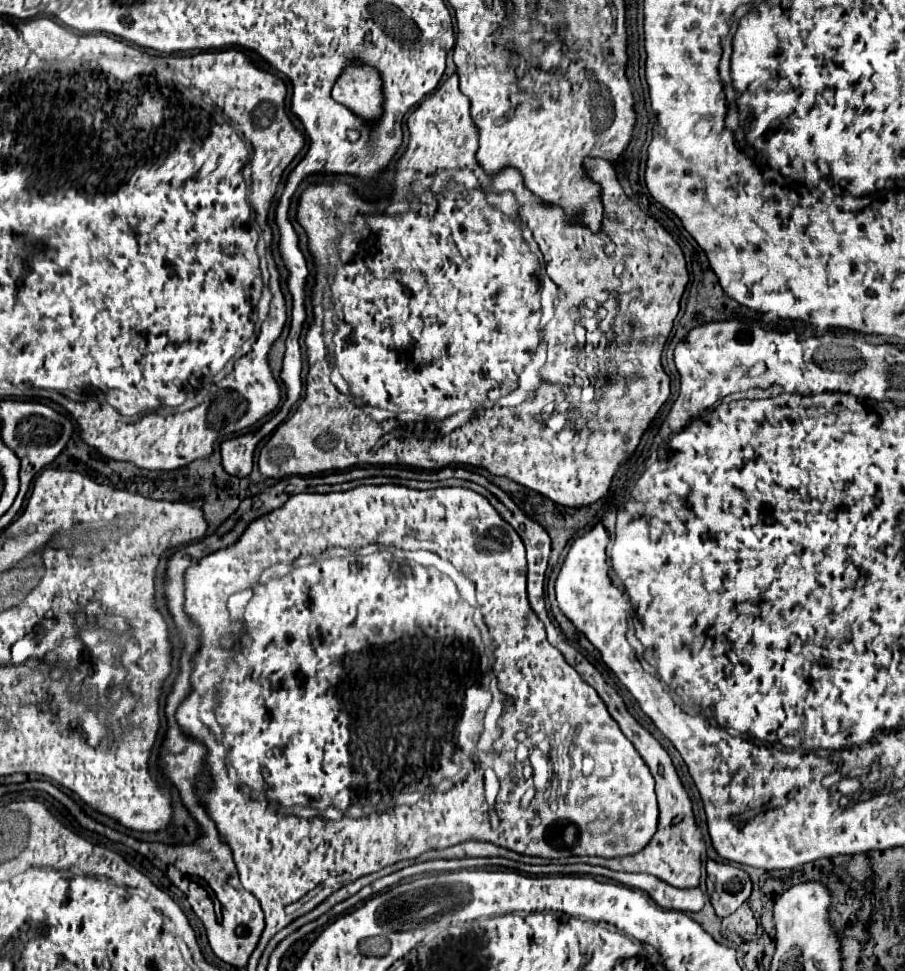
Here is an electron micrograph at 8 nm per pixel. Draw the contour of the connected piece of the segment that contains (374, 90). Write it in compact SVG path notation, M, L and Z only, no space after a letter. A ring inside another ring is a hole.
M349 67L333 87L333 99L341 105L347 105L353 113L365 119L377 119L381 113L381 79L379 73L371 67Z

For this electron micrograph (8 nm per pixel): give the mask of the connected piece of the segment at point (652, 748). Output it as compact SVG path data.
M633 717L625 719L623 723L619 721L621 731L625 733L625 737L635 745L635 749L639 751L639 755L643 757L643 761L647 763L647 767L651 769L651 775L655 777L655 793L657 793L657 801L659 801L659 831L655 833L655 837L651 839L651 843L629 857L621 857L621 859L601 859L601 857L585 857L585 863L589 865L601 865L601 867L609 867L613 871L627 871L627 873L649 873L655 875L659 879L663 879L665 883L679 887L679 889L687 889L687 887L697 887L699 885L699 877L701 877L701 851L705 849L703 839L699 839L699 831L695 825L695 817L693 817L693 809L691 809L691 801L689 795L685 793L675 767L671 763L671 757L667 755L667 751L659 745L659 741L645 731Z

